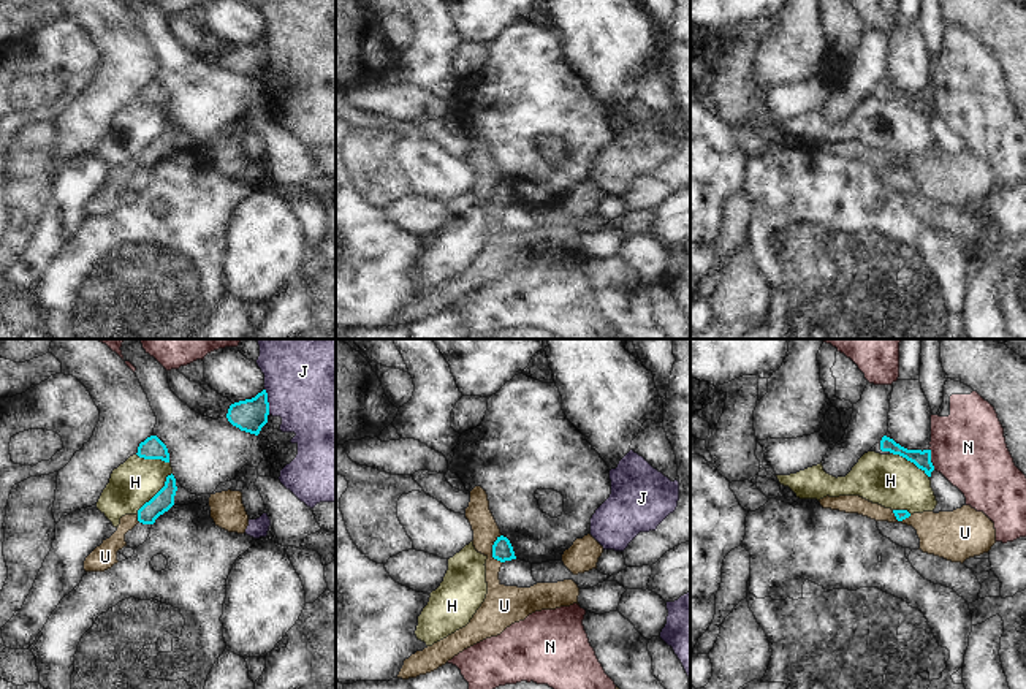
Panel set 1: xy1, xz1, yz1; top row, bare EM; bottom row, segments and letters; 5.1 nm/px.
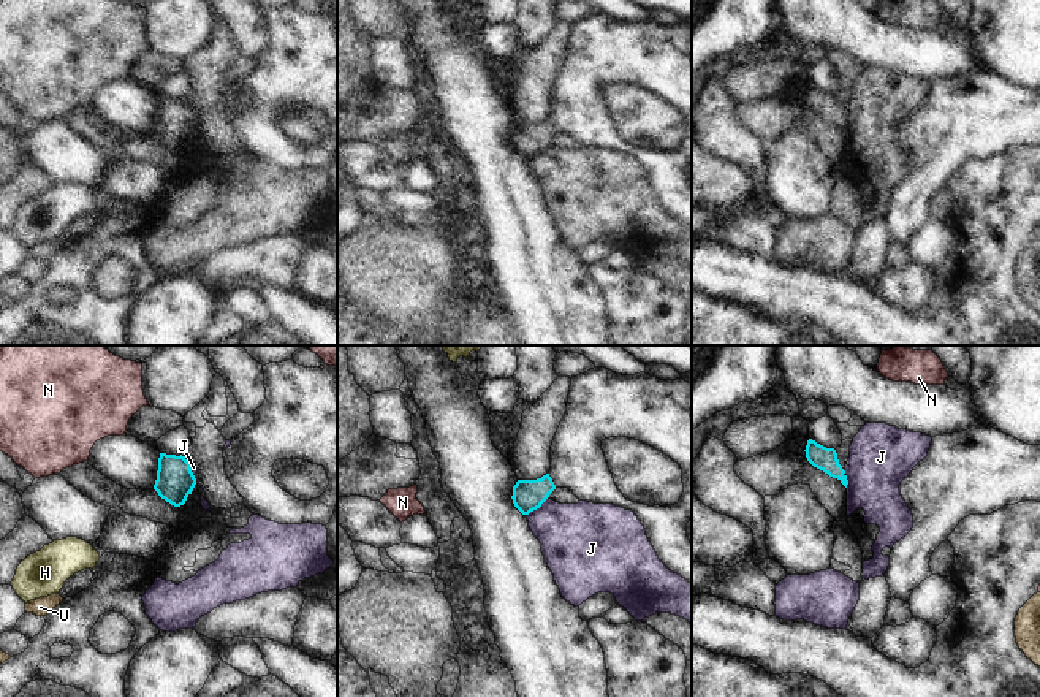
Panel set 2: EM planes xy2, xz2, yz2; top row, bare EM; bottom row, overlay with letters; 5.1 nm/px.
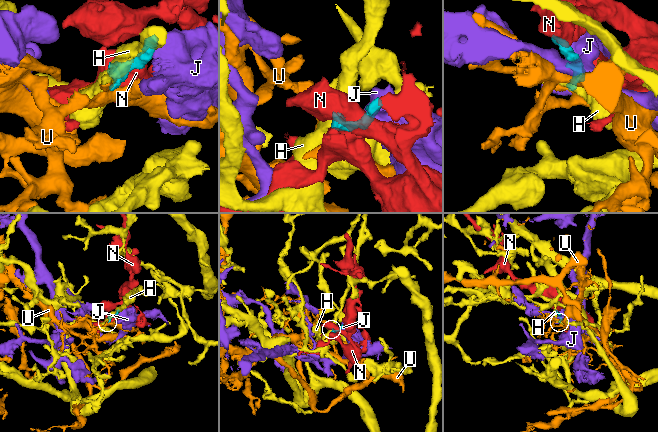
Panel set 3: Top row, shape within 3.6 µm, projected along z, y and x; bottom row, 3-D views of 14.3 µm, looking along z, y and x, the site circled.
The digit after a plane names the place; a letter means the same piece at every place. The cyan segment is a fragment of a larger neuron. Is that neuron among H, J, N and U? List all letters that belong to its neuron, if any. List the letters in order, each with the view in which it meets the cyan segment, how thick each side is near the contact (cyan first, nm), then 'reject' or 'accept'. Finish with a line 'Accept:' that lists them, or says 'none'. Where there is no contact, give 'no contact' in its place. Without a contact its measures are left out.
H: meets cyan in xy1; 100 nm thick on the cyan side, 240 nm on the other; reject
J: meets cyan in xy1; 170 nm thick on the cyan side, 480 nm on the other; reject
N: meets cyan in yz1; 90 nm thick on the cyan side, 380 nm on the other; reject
U: meets cyan in xz1; 110 nm thick on the cyan side, 140 nm on the other; reject
Accept: none

